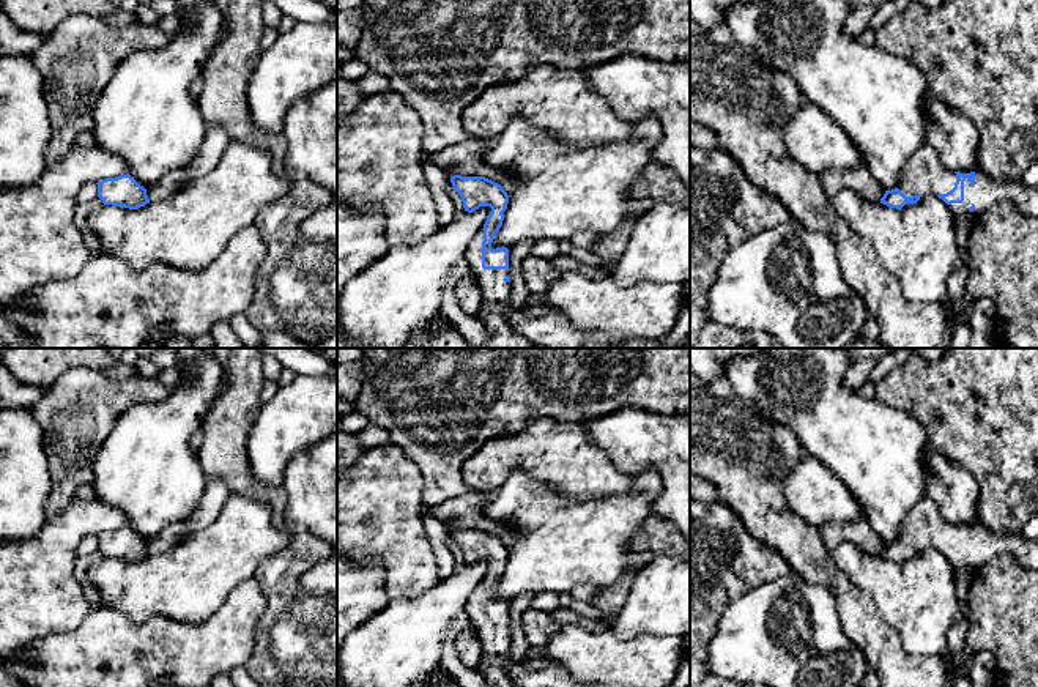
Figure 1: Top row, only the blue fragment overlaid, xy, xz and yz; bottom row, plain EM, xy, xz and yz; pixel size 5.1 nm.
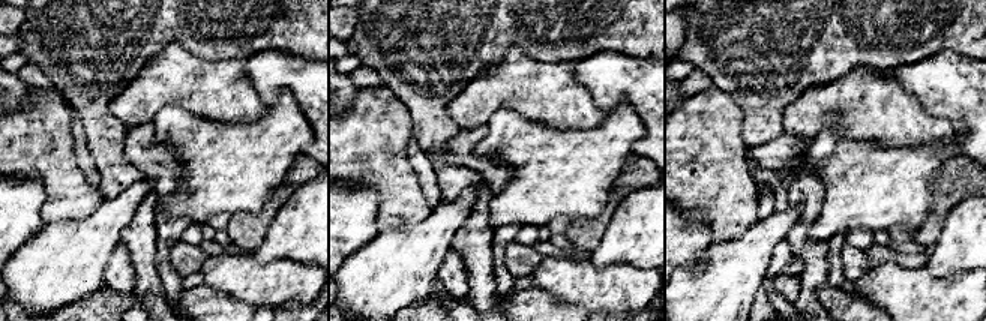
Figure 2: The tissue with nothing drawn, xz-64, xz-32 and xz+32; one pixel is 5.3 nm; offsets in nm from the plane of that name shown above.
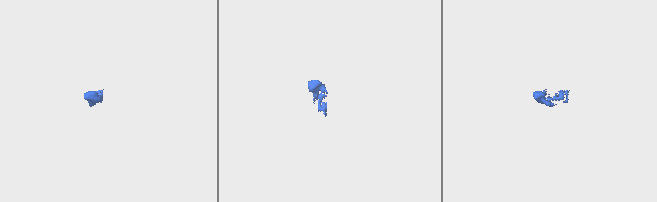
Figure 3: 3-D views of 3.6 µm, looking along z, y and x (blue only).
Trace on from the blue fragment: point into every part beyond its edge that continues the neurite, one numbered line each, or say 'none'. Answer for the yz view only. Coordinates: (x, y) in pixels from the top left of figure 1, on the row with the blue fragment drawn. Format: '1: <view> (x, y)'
1: yz (986, 191)

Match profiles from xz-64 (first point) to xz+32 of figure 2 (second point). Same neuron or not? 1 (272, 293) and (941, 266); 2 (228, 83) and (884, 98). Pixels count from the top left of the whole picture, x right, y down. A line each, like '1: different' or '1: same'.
1: different
2: same

